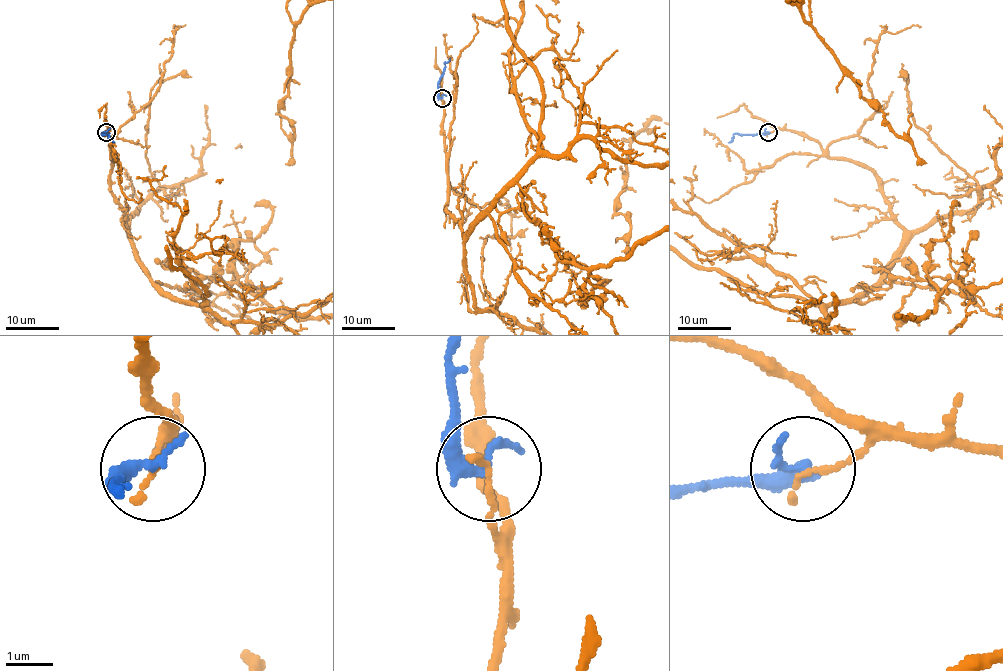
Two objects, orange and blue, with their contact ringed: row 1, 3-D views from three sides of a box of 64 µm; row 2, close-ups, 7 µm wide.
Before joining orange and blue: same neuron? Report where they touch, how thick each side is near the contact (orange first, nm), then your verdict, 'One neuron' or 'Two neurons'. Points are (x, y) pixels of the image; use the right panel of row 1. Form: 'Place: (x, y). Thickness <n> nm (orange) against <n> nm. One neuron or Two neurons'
Place: (768, 132). Thickness 140 nm (orange) against 280 nm. Two neurons

